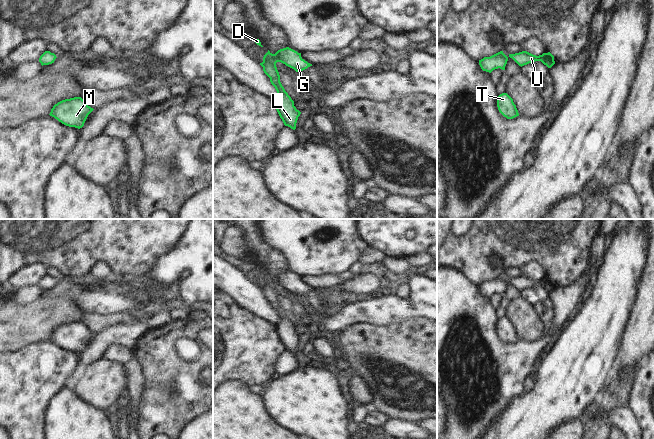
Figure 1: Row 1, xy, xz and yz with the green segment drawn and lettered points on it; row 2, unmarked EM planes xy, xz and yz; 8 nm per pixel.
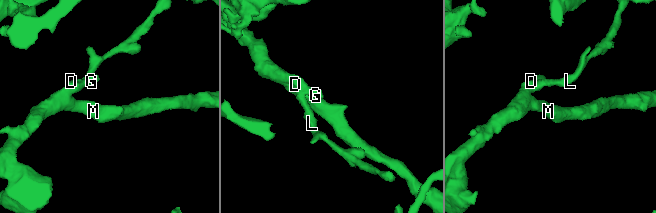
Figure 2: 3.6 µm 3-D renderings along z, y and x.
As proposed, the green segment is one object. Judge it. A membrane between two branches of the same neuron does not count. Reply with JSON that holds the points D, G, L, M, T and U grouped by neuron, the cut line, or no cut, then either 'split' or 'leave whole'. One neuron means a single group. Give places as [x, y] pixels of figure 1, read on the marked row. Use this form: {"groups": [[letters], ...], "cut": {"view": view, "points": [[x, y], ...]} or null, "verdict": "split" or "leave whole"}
{"groups": [["D", "G", "L", "M", "T", "U"]], "cut": null, "verdict": "leave whole"}

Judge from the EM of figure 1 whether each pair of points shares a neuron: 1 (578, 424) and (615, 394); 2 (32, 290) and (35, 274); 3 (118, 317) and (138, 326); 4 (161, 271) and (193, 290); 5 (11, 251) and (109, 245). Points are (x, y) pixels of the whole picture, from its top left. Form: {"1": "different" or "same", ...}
{"1": "different", "2": "different", "3": "different", "4": "same", "5": "same"}

